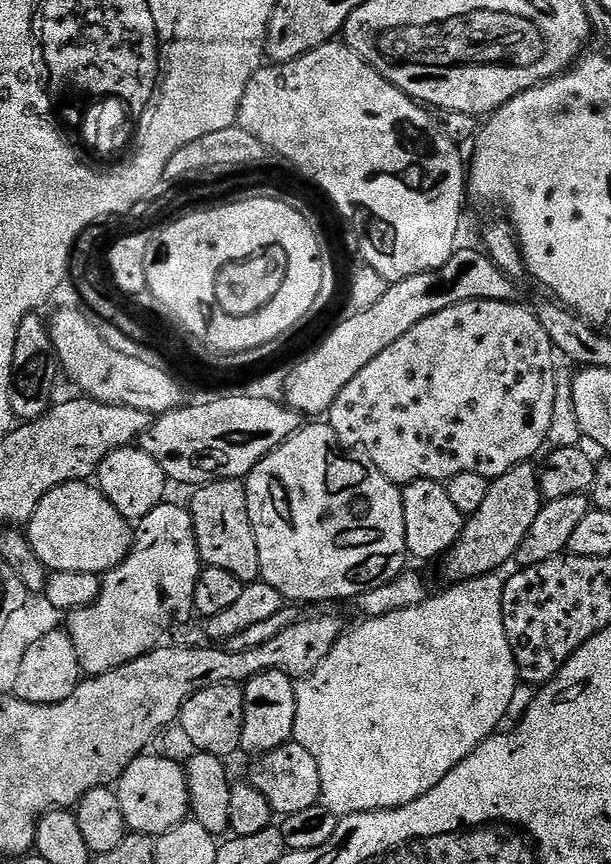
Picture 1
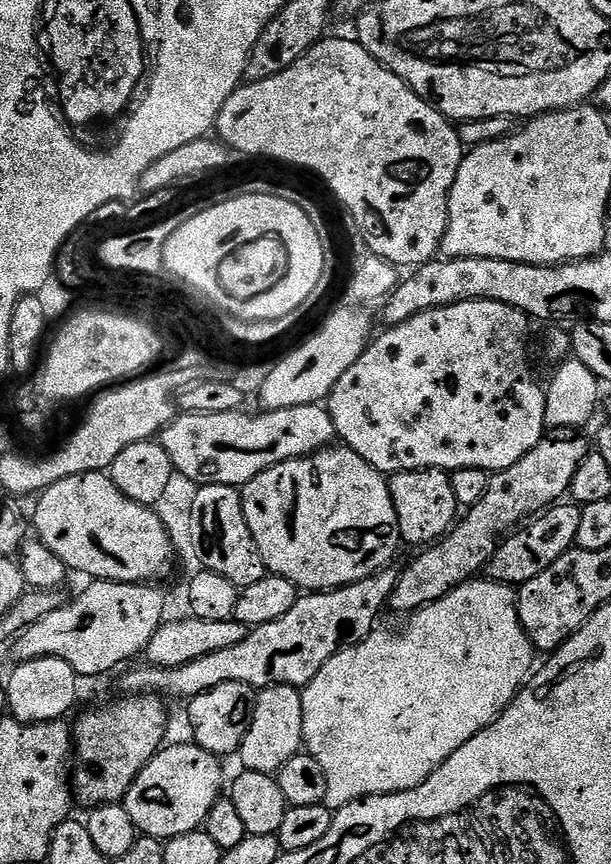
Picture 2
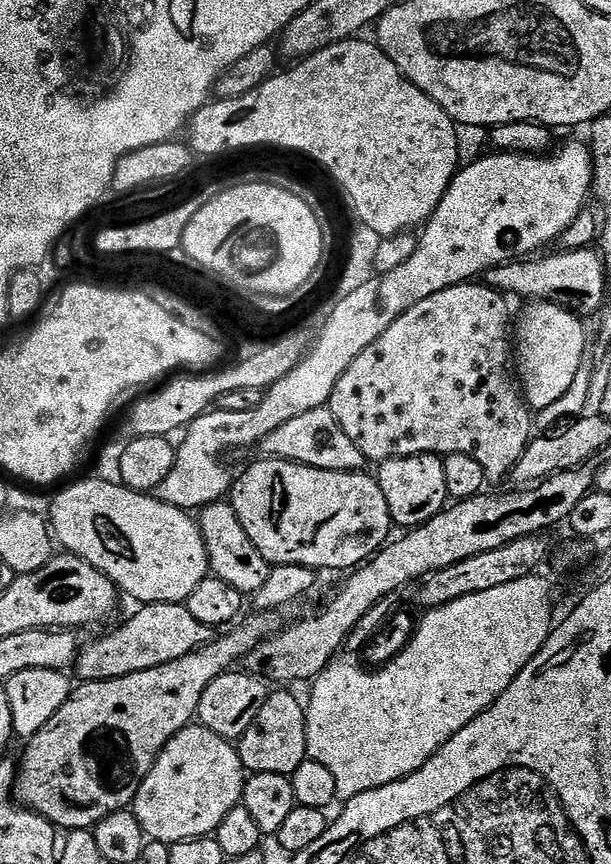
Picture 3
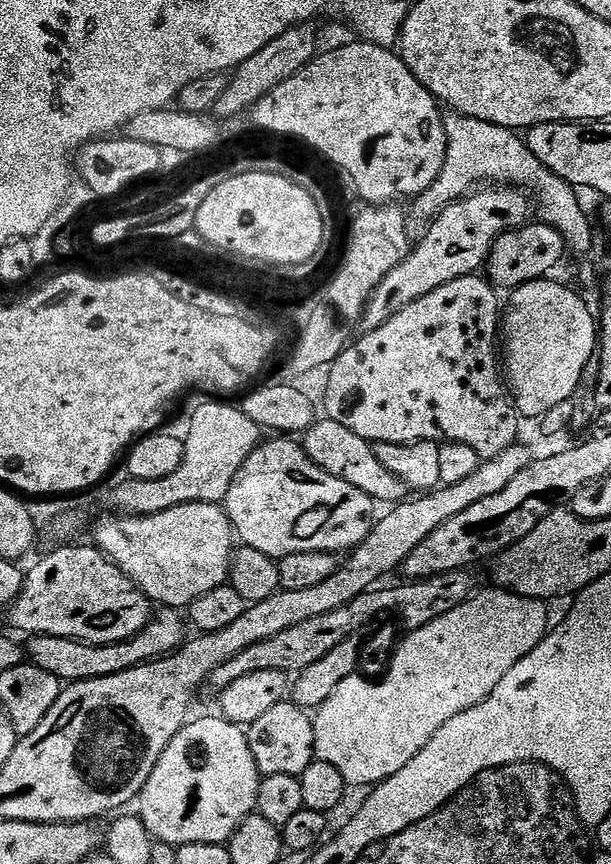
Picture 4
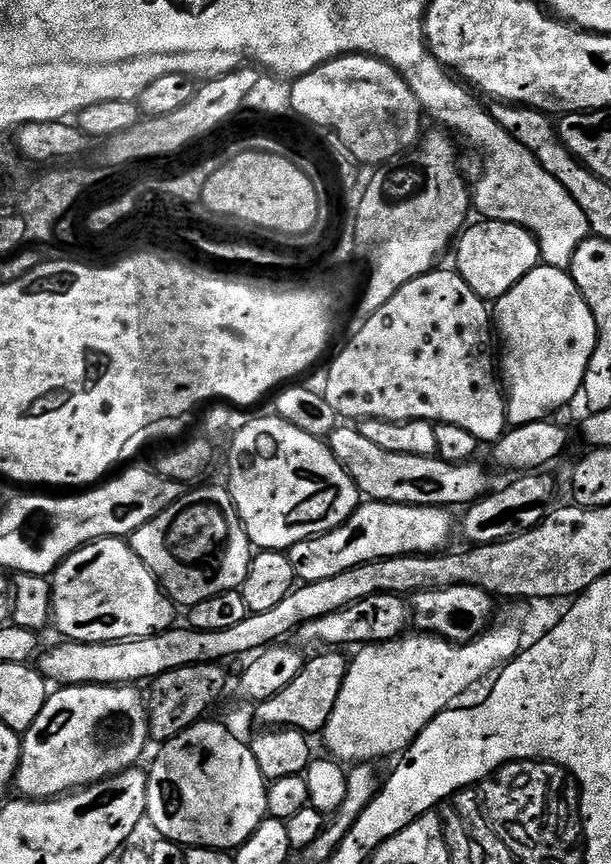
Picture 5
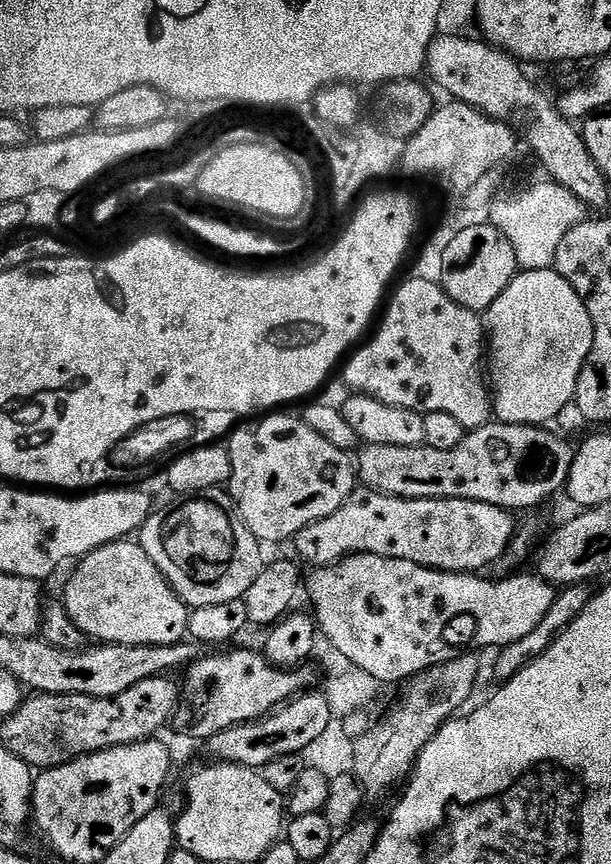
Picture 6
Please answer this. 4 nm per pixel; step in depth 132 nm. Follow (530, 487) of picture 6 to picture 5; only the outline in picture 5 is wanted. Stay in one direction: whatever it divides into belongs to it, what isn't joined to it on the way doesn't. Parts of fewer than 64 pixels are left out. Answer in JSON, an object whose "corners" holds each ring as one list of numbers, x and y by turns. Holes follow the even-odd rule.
{"corners":[[337,426,331,436,327,437,326,443,332,449,334,458,338,458,340,465,348,471,350,478,356,483,356,489,361,497,369,501,380,500,383,504,411,504,413,508,442,508,453,506,452,504,471,506,489,491,488,472,480,465,480,462,447,464,435,457,394,454,362,438,360,429,356,426]]}

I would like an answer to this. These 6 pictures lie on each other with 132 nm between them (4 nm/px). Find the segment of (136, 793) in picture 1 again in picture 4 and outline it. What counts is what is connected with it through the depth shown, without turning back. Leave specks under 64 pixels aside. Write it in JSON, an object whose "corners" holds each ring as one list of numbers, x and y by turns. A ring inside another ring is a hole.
{"corners":[[219,714,213,716,204,716,201,720,193,719,185,724,183,730,175,736,170,742,170,746,166,746,166,750,162,754,162,758,158,758,158,762,154,766,154,770,150,774,150,778,146,782,146,786,140,792,138,797,138,815,141,822,146,826,146,830,161,844,171,844,179,846,181,844,189,844,190,842,206,842,207,844,223,844,227,845,232,839,232,835,238,830,238,826,246,817,256,812,256,799,258,798,258,786,262,779,258,766,254,762,254,754,250,754,250,746,245,729,238,724,231,724,229,720,225,720]]}

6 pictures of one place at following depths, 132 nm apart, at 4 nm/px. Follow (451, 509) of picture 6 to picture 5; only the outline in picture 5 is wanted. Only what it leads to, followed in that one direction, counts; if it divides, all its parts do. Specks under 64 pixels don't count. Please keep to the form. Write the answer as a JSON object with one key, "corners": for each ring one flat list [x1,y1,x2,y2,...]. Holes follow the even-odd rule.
{"corners":[[380,500,361,503,342,526,289,548,290,566,294,566,297,581,310,584,334,578,334,574,342,574,342,570,357,568,366,562,439,553,449,547,448,539,452,536,452,516,448,512,451,511,447,507,413,508,411,504,383,504]]}

